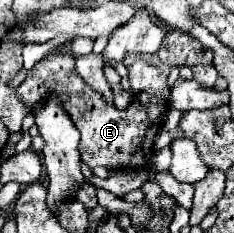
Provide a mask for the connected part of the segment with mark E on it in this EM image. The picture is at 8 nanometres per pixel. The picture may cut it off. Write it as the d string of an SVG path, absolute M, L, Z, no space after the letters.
M168 33L158 53L154 55L130 53L130 57L126 57L124 65L128 69L130 89L134 97L126 109L116 109L112 103L108 103L100 93L96 93L88 83L84 83L78 77L72 55L56 53L54 57L44 57L34 65L24 83L16 87L16 95L34 113L40 105L44 105L48 95L56 93L58 101L62 103L62 107L66 109L72 123L82 135L78 149L86 165L112 165L118 169L138 171L150 167L150 157L154 153L154 139L166 121L168 101L170 101L170 85L168 85L170 69L190 67L194 79L200 85L212 87L218 79L218 71L214 69L212 59L214 57L210 57L210 49L202 47L200 41L196 41L192 35Z

